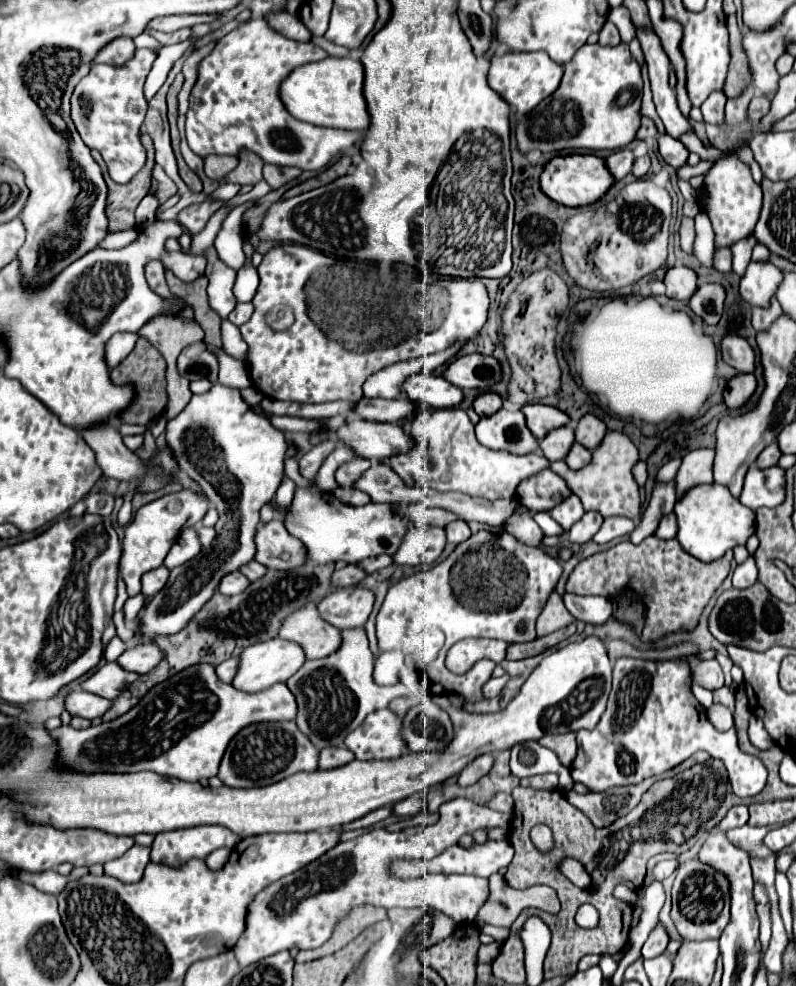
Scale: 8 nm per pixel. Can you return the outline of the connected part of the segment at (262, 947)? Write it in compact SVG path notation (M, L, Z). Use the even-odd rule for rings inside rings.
M458 797L440 805L440 819L434 825L410 827L396 833L386 829L372 829L356 839L338 843L322 857L292 875L286 875L250 903L250 917L246 917L244 935L234 945L240 967L252 965L268 955L288 949L316 949L334 931L338 919L362 903L376 907L432 907L448 913L456 923L472 923L480 905L488 899L488 879L474 875L438 875L426 873L418 879L396 879L388 873L392 859L434 859L450 845L456 845L462 835L480 827L508 829L512 813L484 809L470 799Z

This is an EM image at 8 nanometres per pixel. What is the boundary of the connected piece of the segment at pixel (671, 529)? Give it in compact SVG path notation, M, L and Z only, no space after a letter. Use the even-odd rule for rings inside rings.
M668 513L660 519L654 535L660 537L660 539L674 539L676 537L676 517L674 517L674 513Z

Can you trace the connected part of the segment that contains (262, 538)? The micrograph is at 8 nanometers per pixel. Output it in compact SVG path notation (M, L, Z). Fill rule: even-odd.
M272 519L256 529L256 561L268 569L294 569L306 561L304 545L290 537L284 523L280 519ZM288 555L288 559L282 559Z

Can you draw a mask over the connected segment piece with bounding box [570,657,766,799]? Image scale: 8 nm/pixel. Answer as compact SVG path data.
M620 657L616 661L614 669L614 681L612 691L608 697L608 707L598 721L598 725L588 731L578 731L578 755L570 767L572 779L584 783L590 791L604 791L614 785L636 785L646 777L660 775L676 765L680 765L684 759L694 755L696 751L706 751L710 757L722 759L725 768L728 769L728 777L732 783L732 789L738 797L754 797L758 795L766 785L766 767L764 763L754 757L746 755L738 749L736 731L734 727L727 733L720 733L714 729L714 725L706 717L706 709L694 699L694 695L688 689L690 683L690 667L686 657L670 659L670 661L648 661L648 659L636 659L636 657Z

